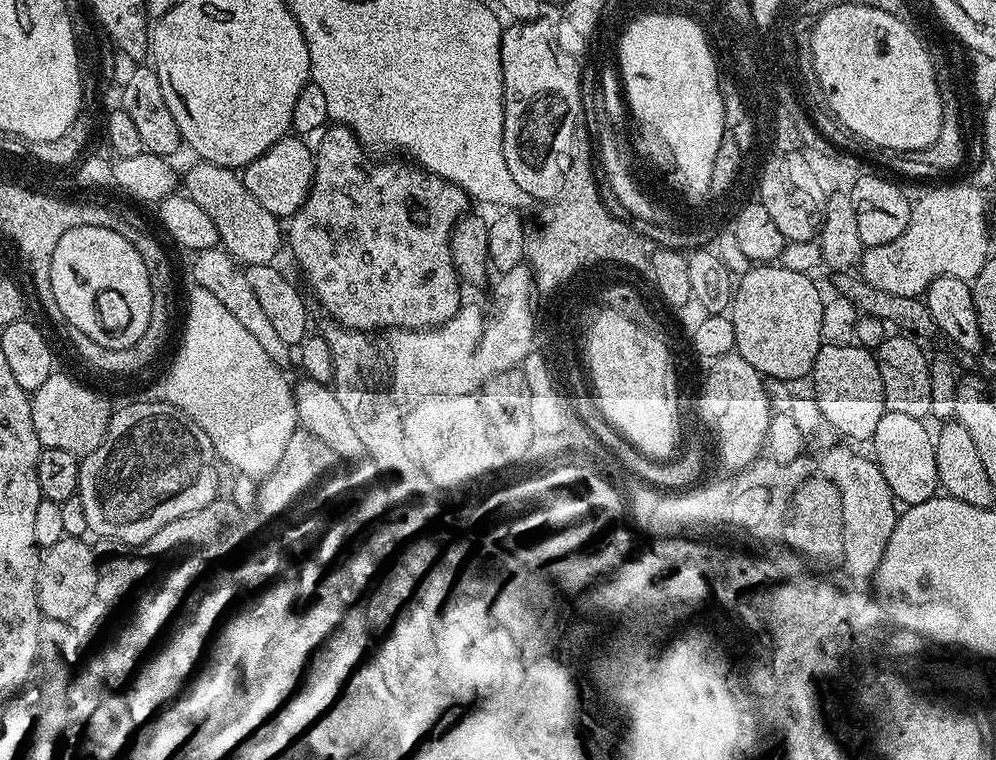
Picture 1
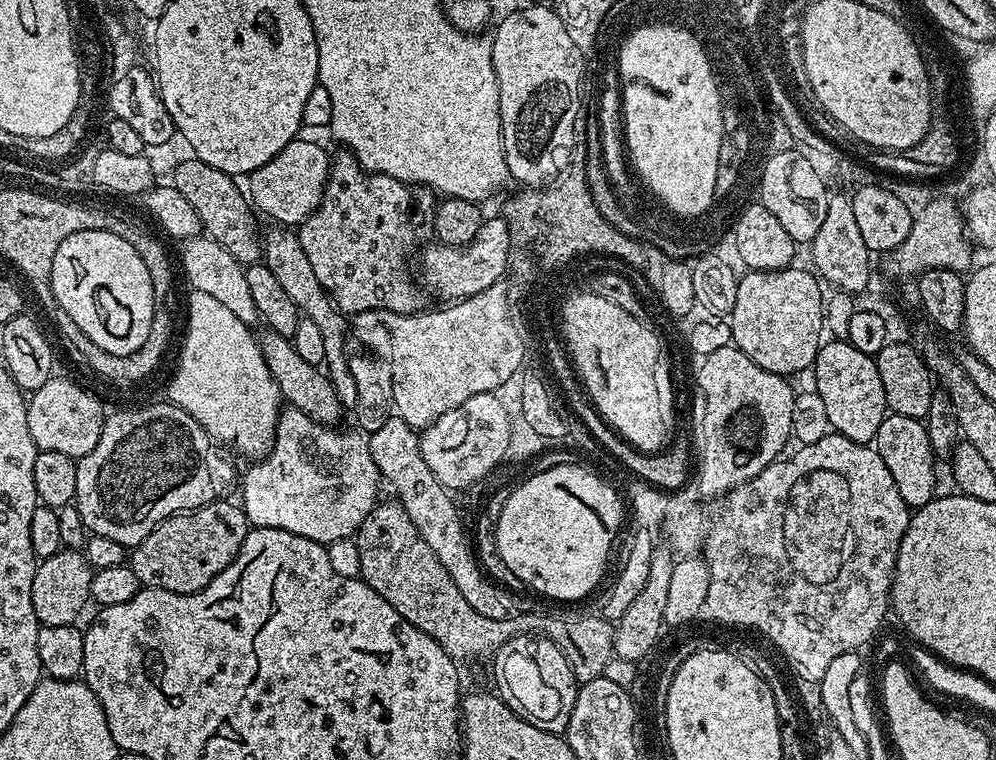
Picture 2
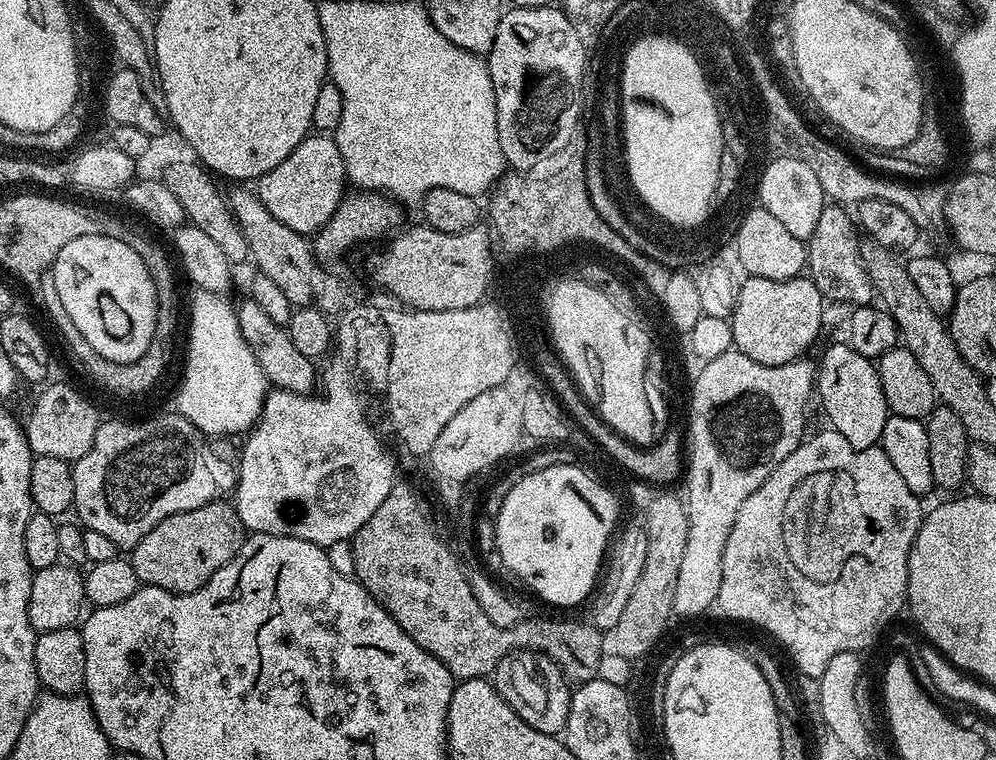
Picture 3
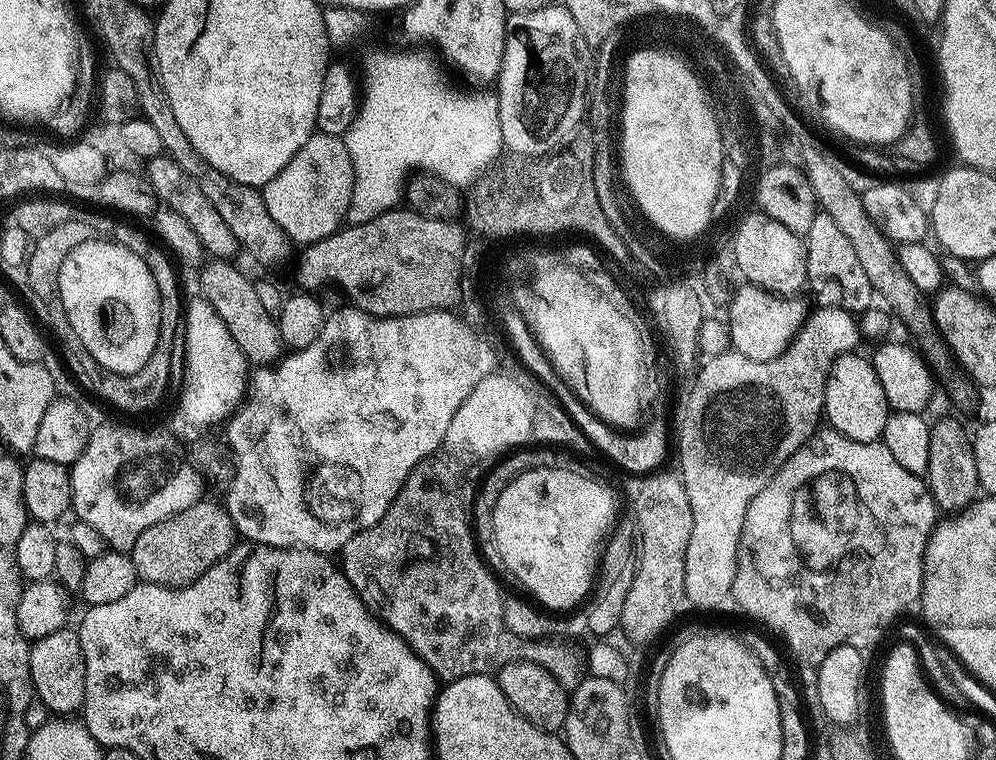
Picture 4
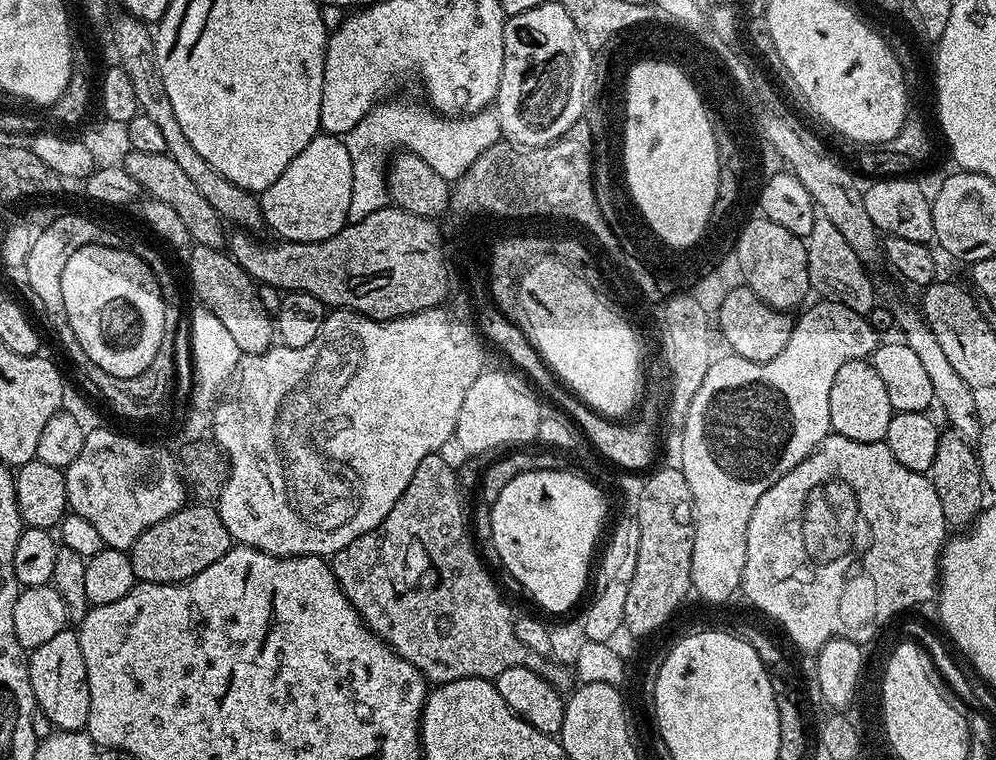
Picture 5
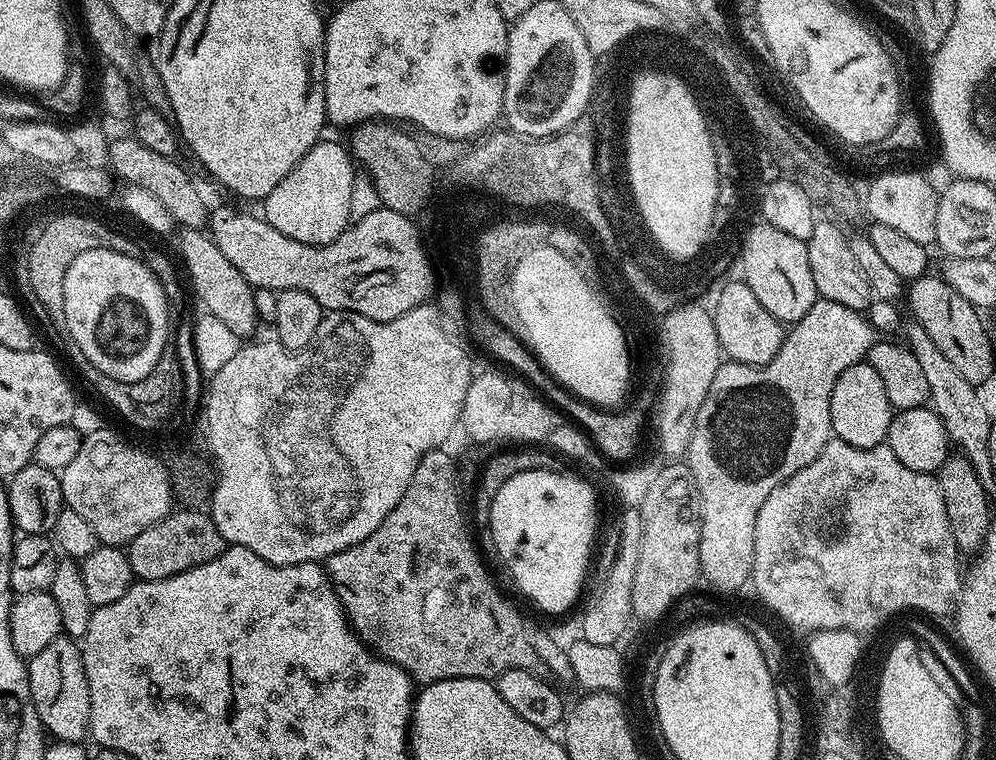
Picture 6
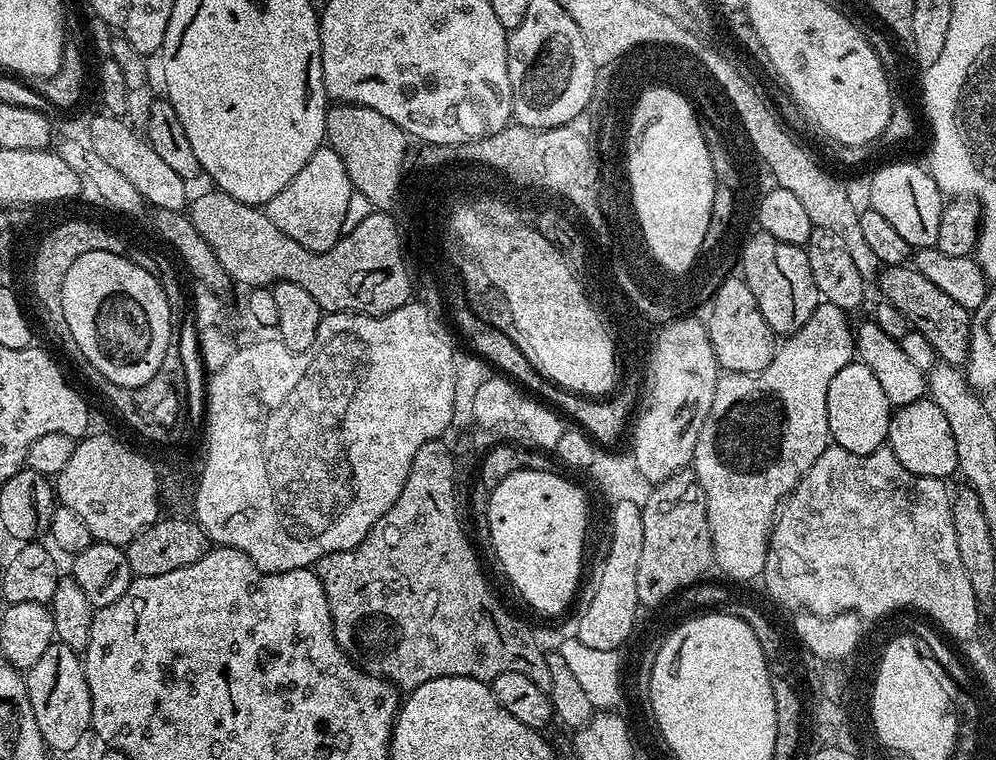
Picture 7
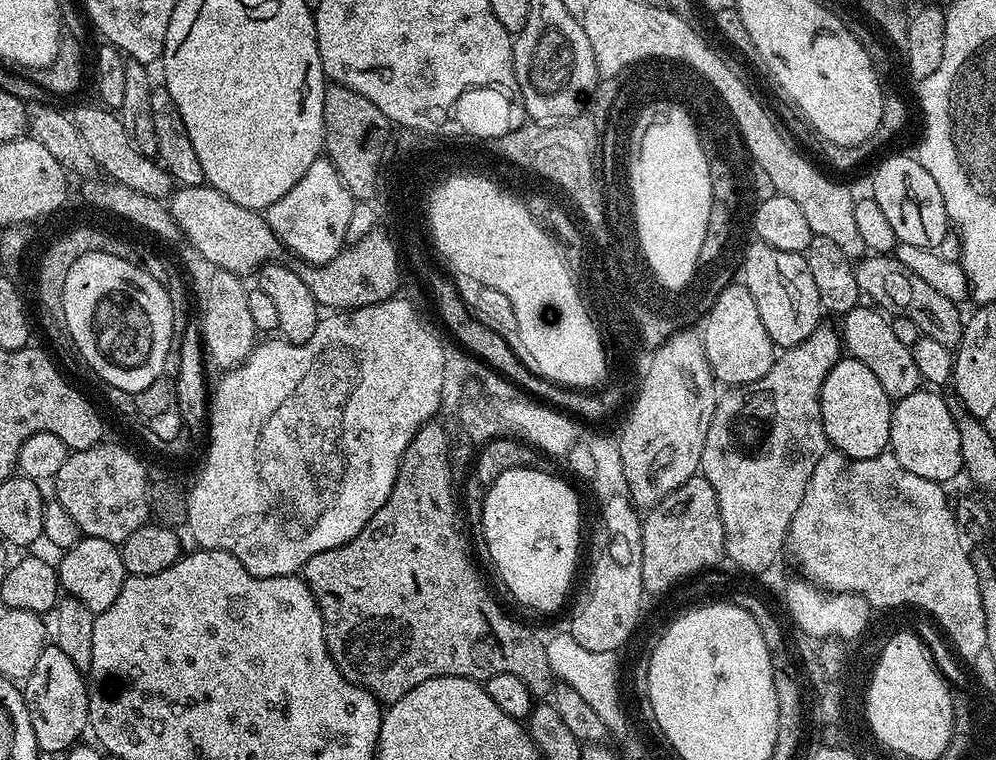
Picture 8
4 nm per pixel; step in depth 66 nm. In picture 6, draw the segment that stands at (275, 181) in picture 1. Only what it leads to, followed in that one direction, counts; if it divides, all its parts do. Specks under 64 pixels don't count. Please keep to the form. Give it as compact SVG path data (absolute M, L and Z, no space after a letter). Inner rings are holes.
M321 138L294 170L290 170L290 174L286 174L286 178L264 197L262 215L274 230L282 230L286 238L307 244L334 242L350 223L350 190L354 190L356 175L358 168L349 149L336 140Z

